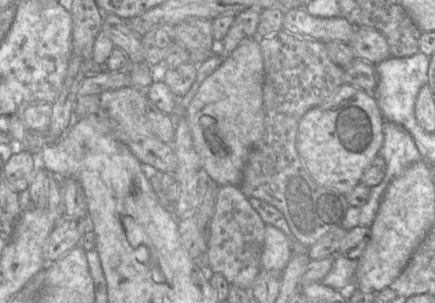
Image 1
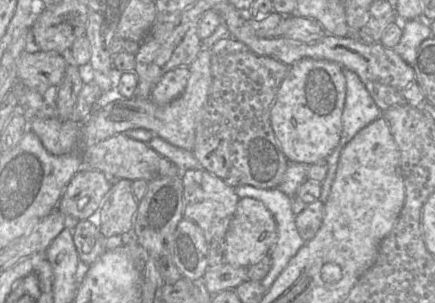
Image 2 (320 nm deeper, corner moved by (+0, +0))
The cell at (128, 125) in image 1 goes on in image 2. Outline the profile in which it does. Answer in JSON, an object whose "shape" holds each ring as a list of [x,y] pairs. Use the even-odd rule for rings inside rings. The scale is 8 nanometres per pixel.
{"shape":[[[31,32],[28,34],[26,50],[18,59],[18,80],[31,90],[44,92],[51,86],[58,87],[66,74],[65,58],[55,52],[39,51]]]}

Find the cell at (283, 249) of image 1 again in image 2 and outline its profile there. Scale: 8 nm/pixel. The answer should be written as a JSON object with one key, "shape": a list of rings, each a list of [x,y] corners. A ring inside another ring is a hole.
{"shape":[[[241,198],[224,237],[226,262],[233,266],[247,268],[266,256],[277,238],[277,225],[268,208],[257,199]]]}

